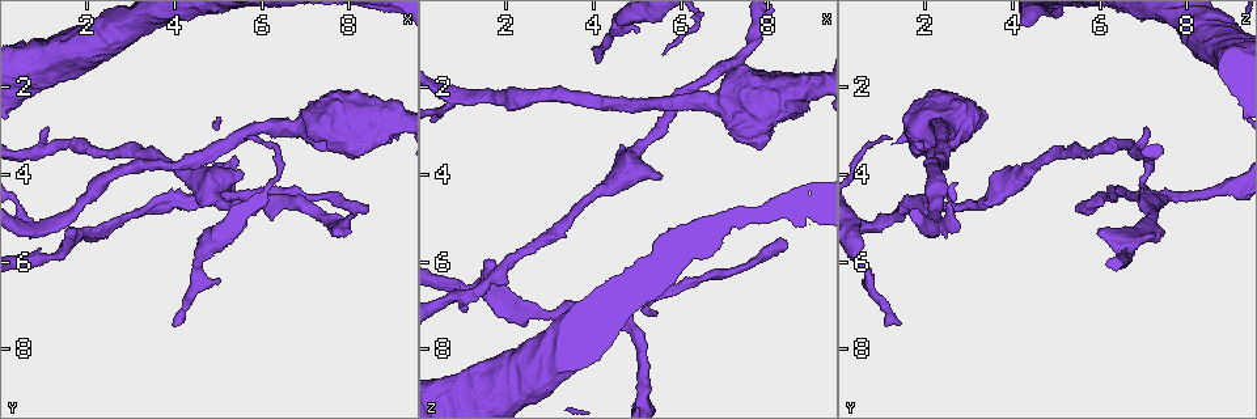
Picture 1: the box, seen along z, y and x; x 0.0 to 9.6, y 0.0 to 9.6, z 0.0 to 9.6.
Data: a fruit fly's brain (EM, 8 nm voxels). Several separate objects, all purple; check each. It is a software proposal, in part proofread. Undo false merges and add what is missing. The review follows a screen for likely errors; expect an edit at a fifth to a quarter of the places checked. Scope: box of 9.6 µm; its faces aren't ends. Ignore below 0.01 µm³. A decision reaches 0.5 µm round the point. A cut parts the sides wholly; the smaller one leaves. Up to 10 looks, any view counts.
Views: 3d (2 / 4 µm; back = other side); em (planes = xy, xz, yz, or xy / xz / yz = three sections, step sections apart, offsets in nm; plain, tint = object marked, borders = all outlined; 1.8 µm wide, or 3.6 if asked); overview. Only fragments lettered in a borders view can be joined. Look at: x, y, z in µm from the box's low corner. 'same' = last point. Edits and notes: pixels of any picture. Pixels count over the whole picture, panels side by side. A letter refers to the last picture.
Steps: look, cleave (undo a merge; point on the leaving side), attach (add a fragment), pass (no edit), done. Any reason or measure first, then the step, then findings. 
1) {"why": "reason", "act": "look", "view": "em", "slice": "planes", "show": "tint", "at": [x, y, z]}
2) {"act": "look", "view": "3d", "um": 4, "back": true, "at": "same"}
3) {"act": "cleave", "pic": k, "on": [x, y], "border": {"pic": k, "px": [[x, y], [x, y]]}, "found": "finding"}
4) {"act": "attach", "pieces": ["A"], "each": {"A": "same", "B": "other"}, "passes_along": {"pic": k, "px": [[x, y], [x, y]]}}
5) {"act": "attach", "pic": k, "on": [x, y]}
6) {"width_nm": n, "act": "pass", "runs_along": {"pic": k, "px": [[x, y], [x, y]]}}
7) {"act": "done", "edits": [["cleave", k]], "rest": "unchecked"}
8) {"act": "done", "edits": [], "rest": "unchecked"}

{"why": "three-way junction", "act": "look", "view": "3d", "um": 4, "at": [0.80, 5.20, 2.25]}

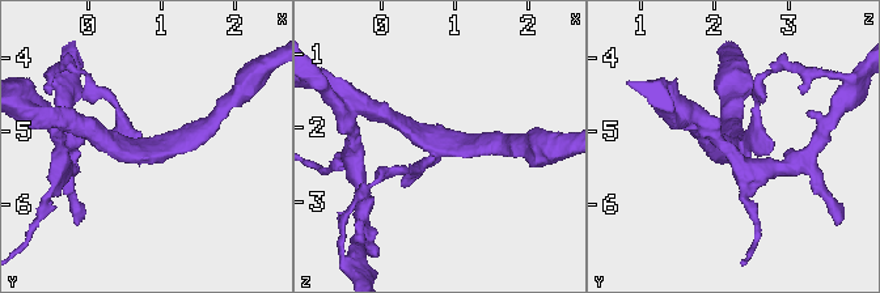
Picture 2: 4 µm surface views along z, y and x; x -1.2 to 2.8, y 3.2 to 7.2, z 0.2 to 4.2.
{"arms": 3, "arm_widths_nm": [170, 260, 260], "why": "shape alone is not enough", "act": "look", "view": "em", "slice": "planes", "show": "borders", "at": [0.75, 5.25, 2.25]}

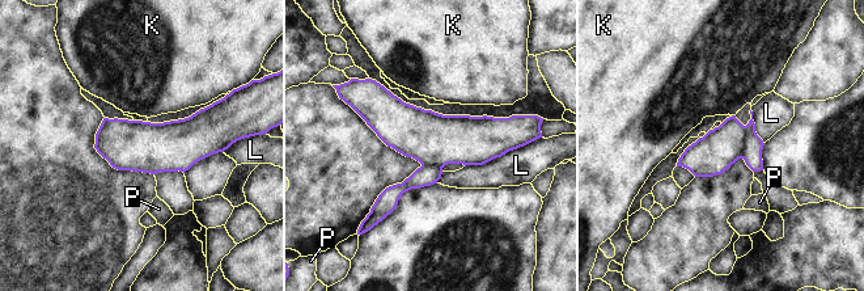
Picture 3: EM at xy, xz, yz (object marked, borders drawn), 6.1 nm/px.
{"longest_contact_nm": ["L", 380], "act": "cleave", "pic": 3, "on": [714, 154], "each": {"K": "other", "L": "other", "P": "other"}, "part_leaving": {"pic": 3, "px": [[361, 110], [432, 139], [509, 139]]}, "found": "two neurons meet here"}

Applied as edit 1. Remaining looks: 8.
{"why": "redraw", "act": "look", "view": "overview"}

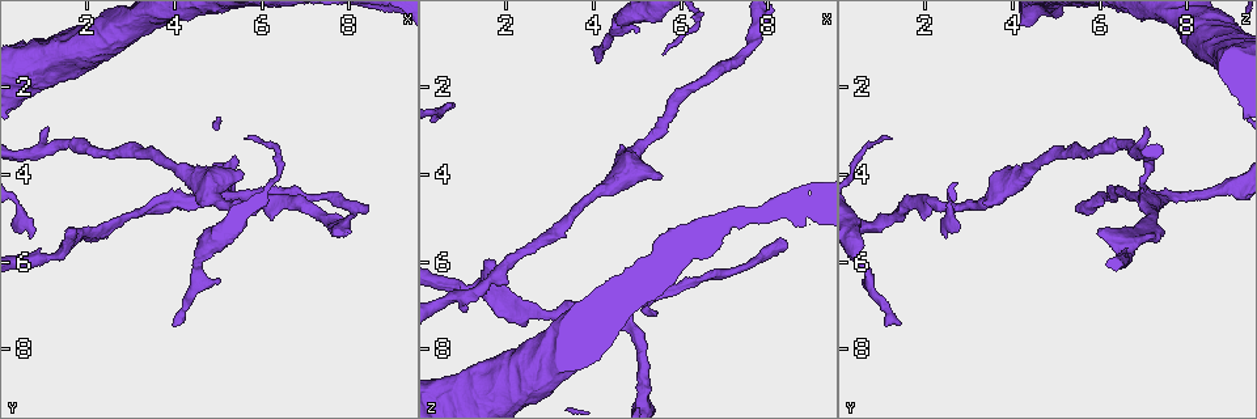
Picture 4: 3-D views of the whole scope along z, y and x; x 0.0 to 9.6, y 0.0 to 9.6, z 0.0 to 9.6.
{"why": "an open end", "act": "look", "view": "3d", "um": 4, "at": [1.75, 5.30, 6.00]}

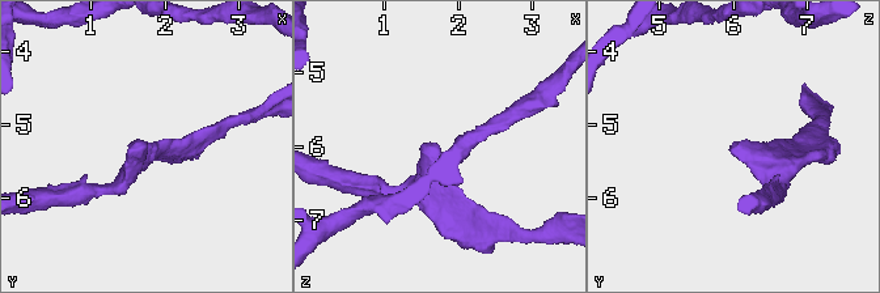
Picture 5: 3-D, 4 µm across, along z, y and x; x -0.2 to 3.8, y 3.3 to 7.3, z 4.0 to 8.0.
{"act": "look", "view": "em", "slice": "yz", "step": 16, "show": "tint", "at": [1.75, 5.30, 5.95]}

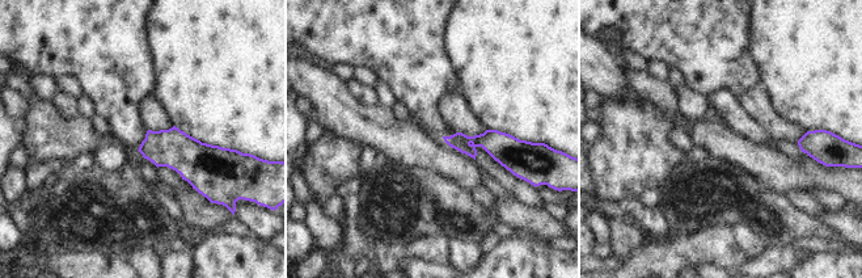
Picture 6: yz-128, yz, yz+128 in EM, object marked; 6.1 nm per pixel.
{"why": "another direction", "act": "look", "view": "em", "slice": "planes", "show": "borders", "at": "same"}

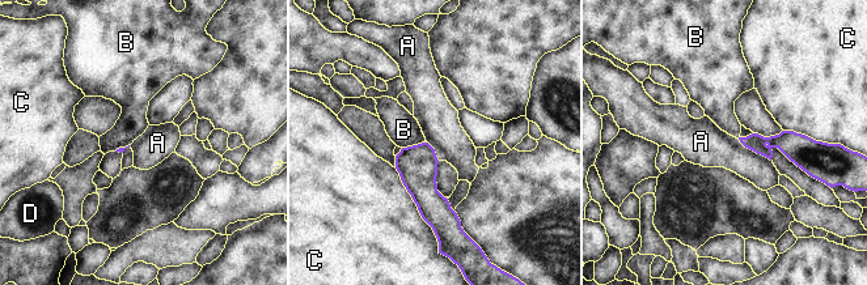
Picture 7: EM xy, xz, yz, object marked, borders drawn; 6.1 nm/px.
{"act": "pass", "each": {"A": "other", "B": "other", "C": "other", "D": "other"}, "border": {"pic": 7, "px": [[737, 139], [745, 147], [770, 161]]}, "found": "none of them fits"}

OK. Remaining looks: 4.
{"why": "an open end", "act": "look", "view": "3d", "um": 4, "at": [4.20, 7.45, 1.35]}

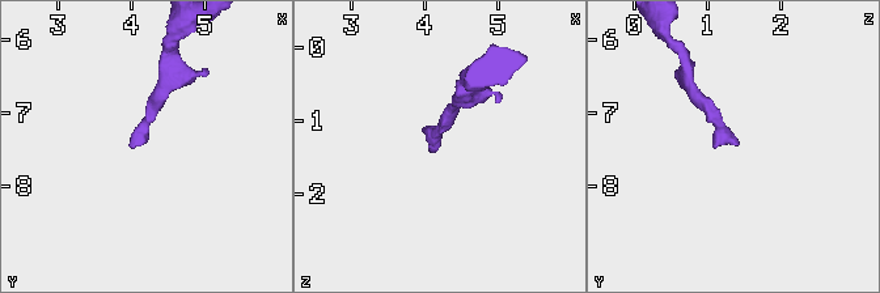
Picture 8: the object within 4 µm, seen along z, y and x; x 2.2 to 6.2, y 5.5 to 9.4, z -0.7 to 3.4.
{"act": "look", "view": "em", "slice": "planes", "show": "borders", "at": [4.15, 7.40, 1.45]}

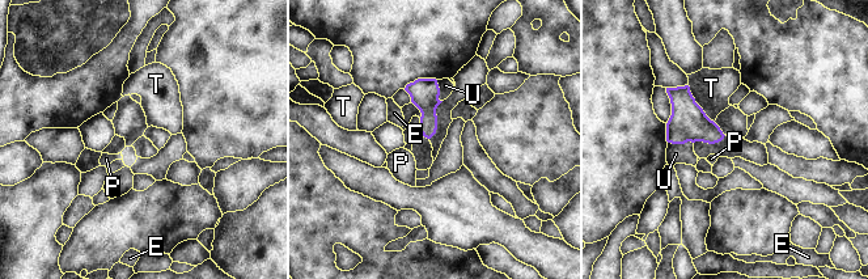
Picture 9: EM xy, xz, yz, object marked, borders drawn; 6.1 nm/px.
{"act": "pass", "each": {"E": "other", "P": "other", "T": "other", "U": "other"}, "border": {"pic": 9, "px": [[687, 85], [694, 101], [714, 122]]}, "found": "none of them fits"}

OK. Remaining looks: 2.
{"why": "an open end", "act": "look", "view": "em", "slice": "planes", "show": "borders", "at": [5.55, 4.05, 4.10]}

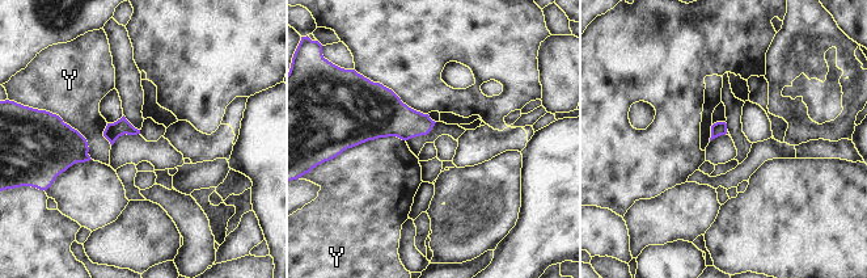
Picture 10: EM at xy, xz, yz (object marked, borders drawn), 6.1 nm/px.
{"act": "pass", "each": {"Y": "other"}, "found": "no lettered fragment goes on from it"}

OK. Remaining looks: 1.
{"act": "done", "edits": [["cleave", 3]], "rest": "unchecked"}

